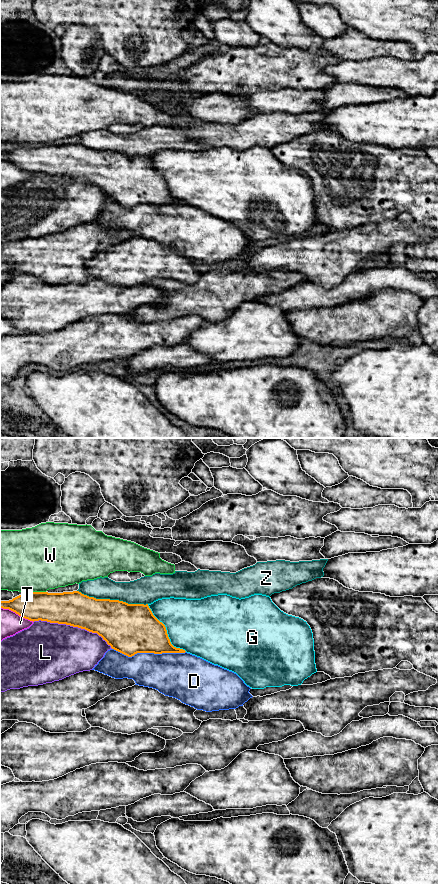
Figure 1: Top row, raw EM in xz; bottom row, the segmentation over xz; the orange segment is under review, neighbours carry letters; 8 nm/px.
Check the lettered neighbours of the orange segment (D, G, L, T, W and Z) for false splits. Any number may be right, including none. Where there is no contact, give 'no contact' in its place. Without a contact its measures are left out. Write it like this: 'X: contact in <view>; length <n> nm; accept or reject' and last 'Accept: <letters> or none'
D: contact in xz; length 600 nm; reject
G: contact in xz; length 500 nm; reject
L: contact in xz; length 700 nm; reject
T: contact in xz; length 300 nm; reject
W: contact in xz; length 180 nm; reject
Z: contact in xz; length 600 nm; accept
Accept: Z

